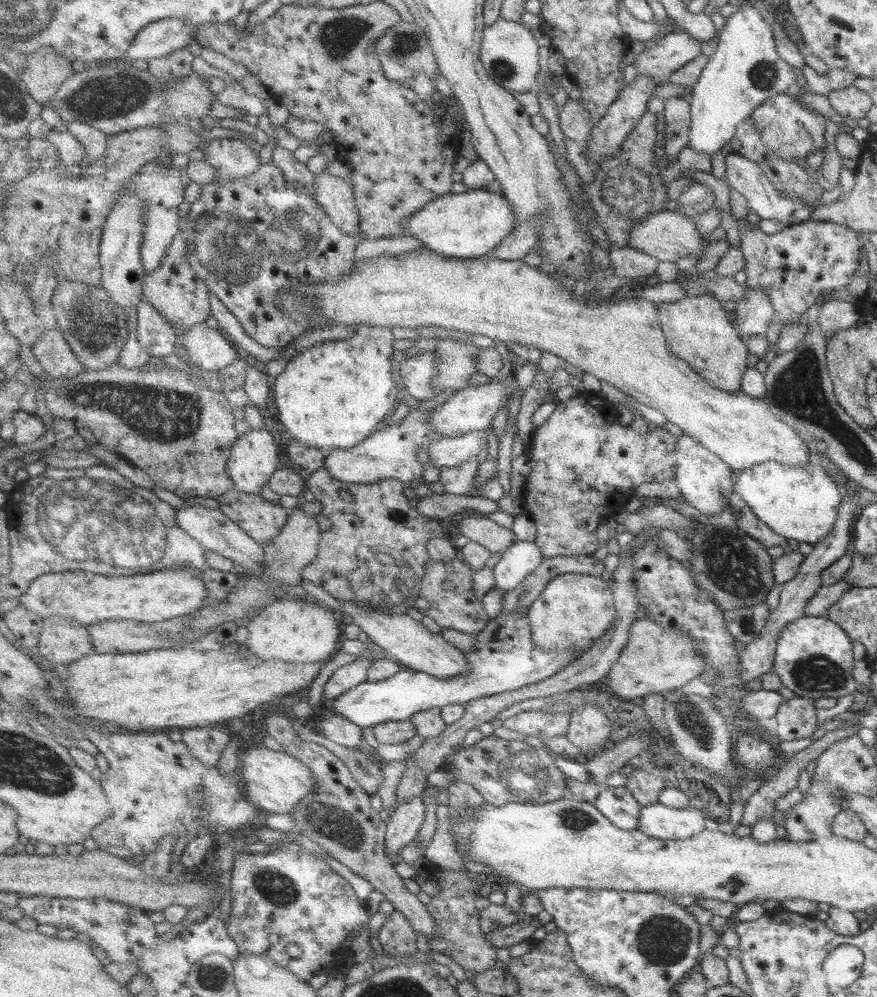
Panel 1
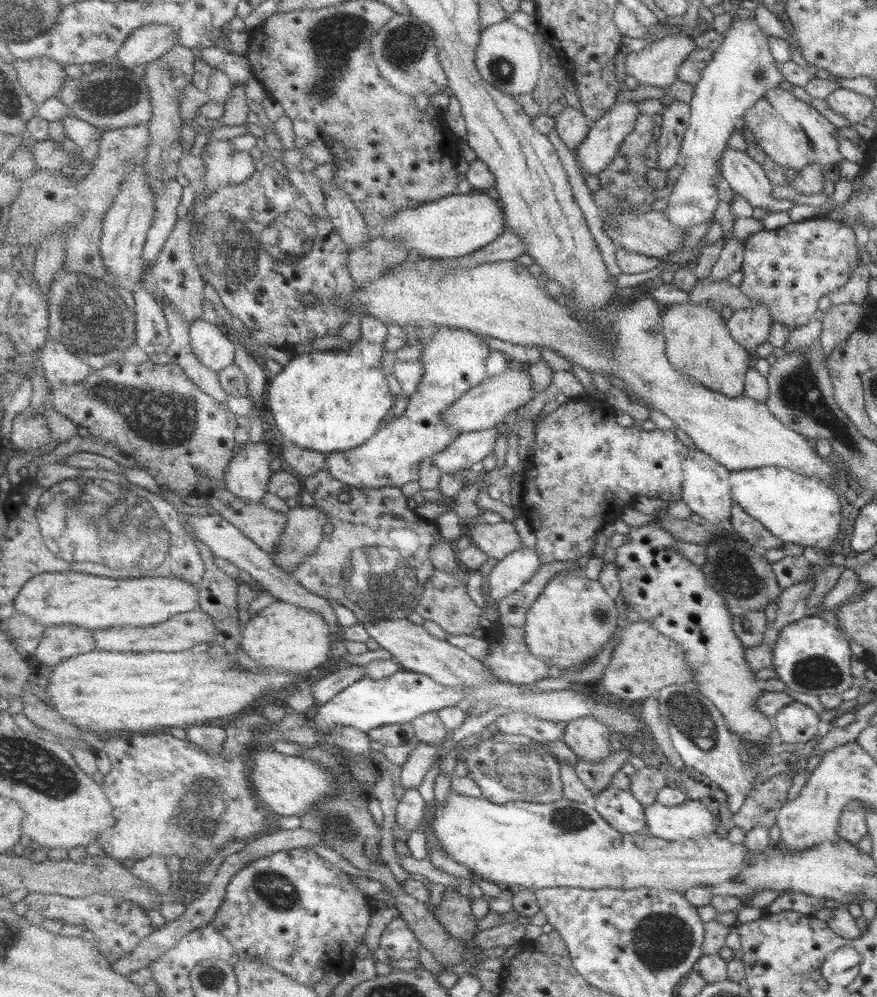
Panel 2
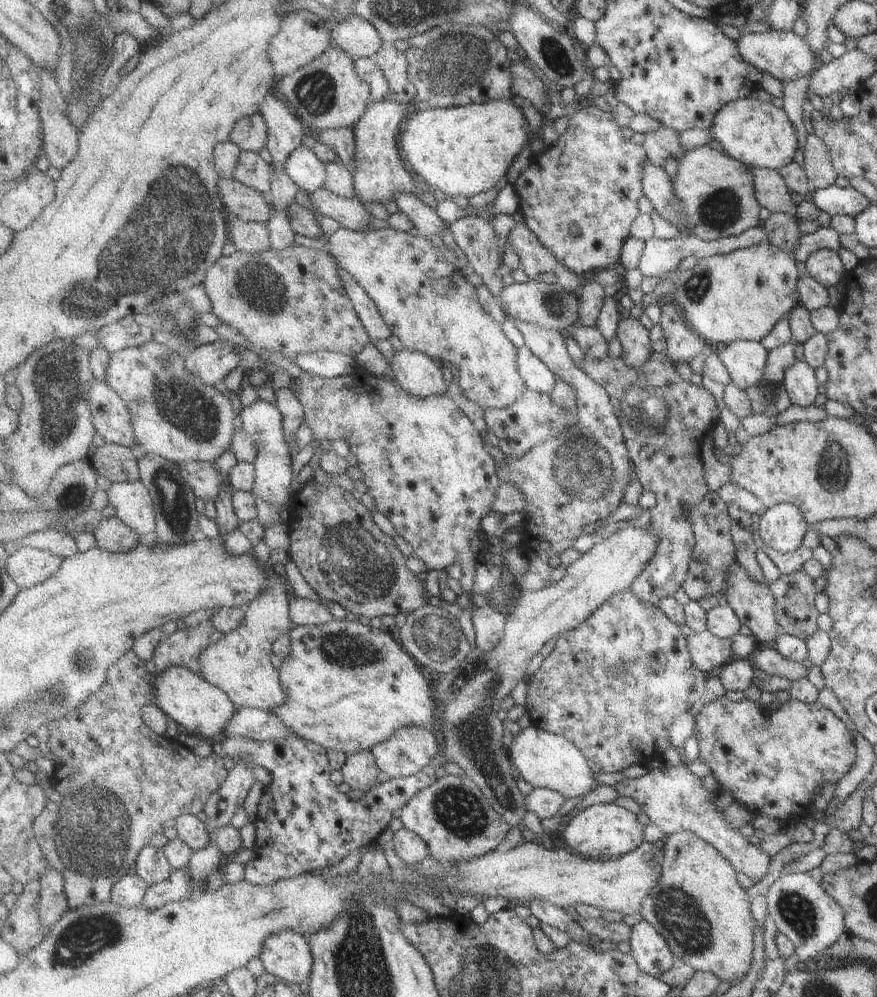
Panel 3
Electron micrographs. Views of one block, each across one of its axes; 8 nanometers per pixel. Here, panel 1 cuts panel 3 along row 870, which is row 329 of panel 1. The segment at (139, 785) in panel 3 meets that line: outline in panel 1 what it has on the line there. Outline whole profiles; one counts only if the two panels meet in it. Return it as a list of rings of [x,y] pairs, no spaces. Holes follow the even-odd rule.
[[[62,281],[52,307],[61,333],[88,369],[119,367],[118,362],[124,358],[124,346],[128,346],[128,334],[132,334],[132,326],[128,324],[128,311],[115,301],[104,285]]]

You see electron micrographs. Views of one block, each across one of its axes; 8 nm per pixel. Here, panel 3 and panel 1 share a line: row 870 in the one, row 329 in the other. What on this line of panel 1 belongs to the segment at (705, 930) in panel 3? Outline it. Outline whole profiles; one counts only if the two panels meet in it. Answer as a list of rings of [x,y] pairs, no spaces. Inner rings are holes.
[[[709,294],[695,297],[687,295],[679,301],[661,302],[658,305],[670,349],[688,361],[712,386],[731,393],[740,391],[743,374],[748,366],[748,350],[738,338],[736,330],[730,326],[720,301]]]

